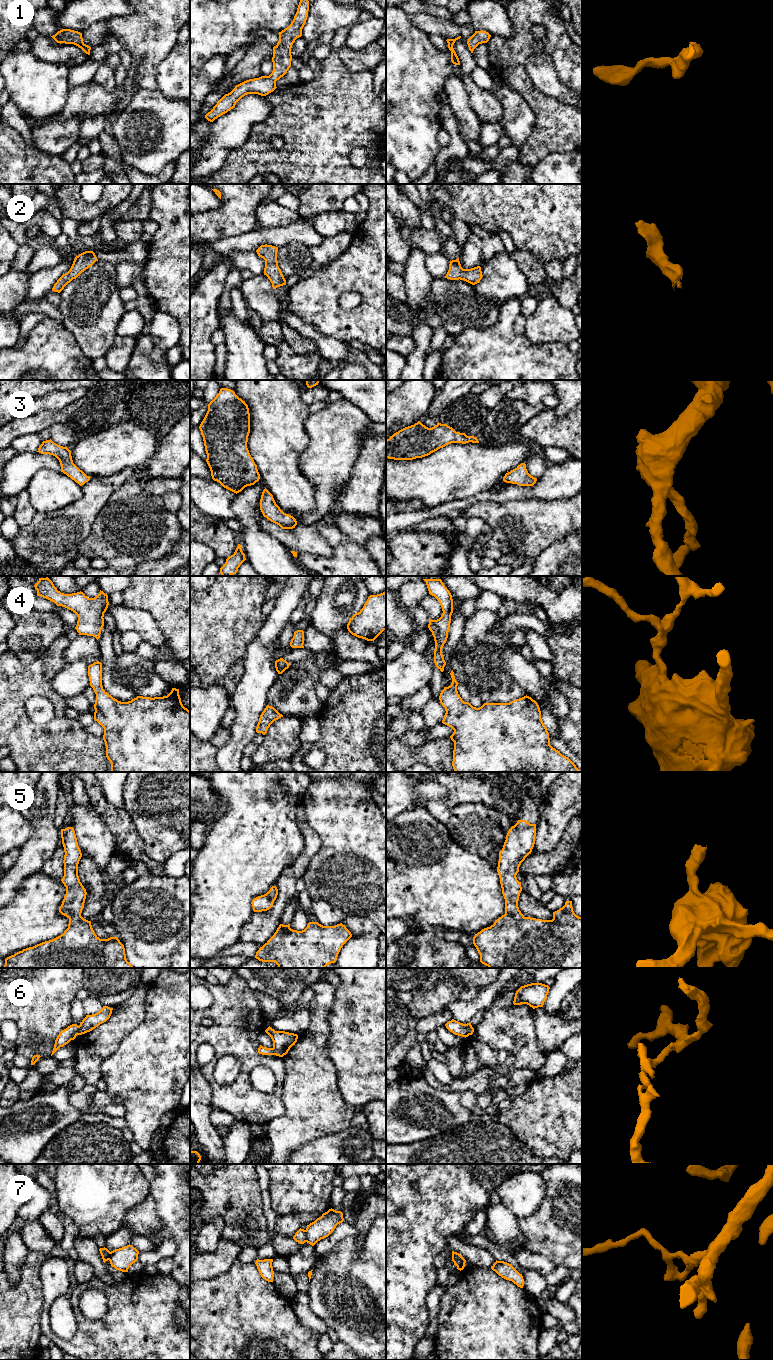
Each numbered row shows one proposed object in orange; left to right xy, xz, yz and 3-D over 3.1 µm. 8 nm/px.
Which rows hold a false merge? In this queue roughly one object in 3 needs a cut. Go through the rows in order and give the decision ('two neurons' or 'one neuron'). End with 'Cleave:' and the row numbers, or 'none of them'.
1: one neuron
2: one neuron
3: one neuron
4: one neuron
5: one neuron
6: two neurons
7: two neurons
Cleave: 6, 7

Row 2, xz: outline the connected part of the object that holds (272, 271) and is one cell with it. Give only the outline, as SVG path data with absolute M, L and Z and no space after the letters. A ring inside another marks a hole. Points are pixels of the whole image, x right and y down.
M265 244L261 245L256 252L259 257L265 260L264 275L266 275L272 283L273 289L286 285L286 280L278 266L278 247Z

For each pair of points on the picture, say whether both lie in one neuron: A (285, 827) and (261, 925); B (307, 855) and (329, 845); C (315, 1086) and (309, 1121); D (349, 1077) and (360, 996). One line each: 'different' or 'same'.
A: different
B: different
C: same
D: same

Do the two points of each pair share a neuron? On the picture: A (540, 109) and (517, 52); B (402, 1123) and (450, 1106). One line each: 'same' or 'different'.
A: same
B: same

